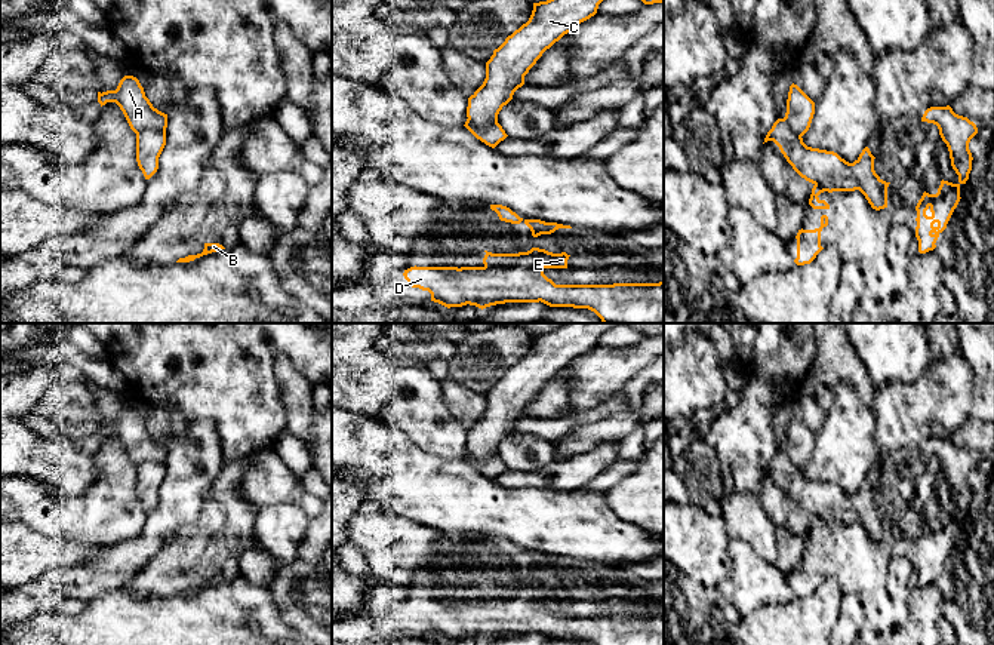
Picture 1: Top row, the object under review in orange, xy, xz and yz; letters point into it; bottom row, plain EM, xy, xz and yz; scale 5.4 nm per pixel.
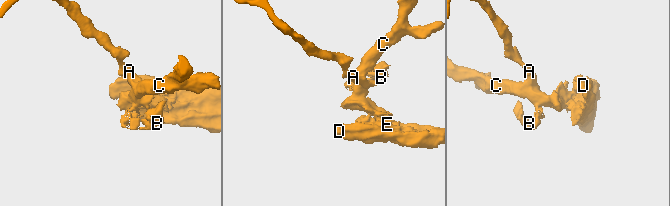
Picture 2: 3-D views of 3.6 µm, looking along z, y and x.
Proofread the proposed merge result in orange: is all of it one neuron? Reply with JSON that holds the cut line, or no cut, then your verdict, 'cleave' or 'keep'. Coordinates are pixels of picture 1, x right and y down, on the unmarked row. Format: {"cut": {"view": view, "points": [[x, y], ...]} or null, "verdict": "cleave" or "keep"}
{"cut": {"view": "xz", "points": [[467, 451], [479, 458], [496, 454]]}, "verdict": "cleave"}

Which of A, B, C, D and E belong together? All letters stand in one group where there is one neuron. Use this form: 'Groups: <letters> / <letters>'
Groups: A B / C D E

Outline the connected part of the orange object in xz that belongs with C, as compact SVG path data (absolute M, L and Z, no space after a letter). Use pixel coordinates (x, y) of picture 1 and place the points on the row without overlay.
M561 323L547 334L533 335L529 353L508 368L486 394L484 414L468 430L468 452L478 460L498 454L499 443L524 417L524 408L542 386L594 348L598 337L615 326L628 326L644 337L664 334L664 323Z

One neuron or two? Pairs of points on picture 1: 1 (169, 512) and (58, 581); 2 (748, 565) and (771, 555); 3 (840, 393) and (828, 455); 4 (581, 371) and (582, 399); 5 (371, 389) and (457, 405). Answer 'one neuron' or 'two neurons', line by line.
1: one neuron
2: two neurons
3: one neuron
4: one neuron
5: two neurons

